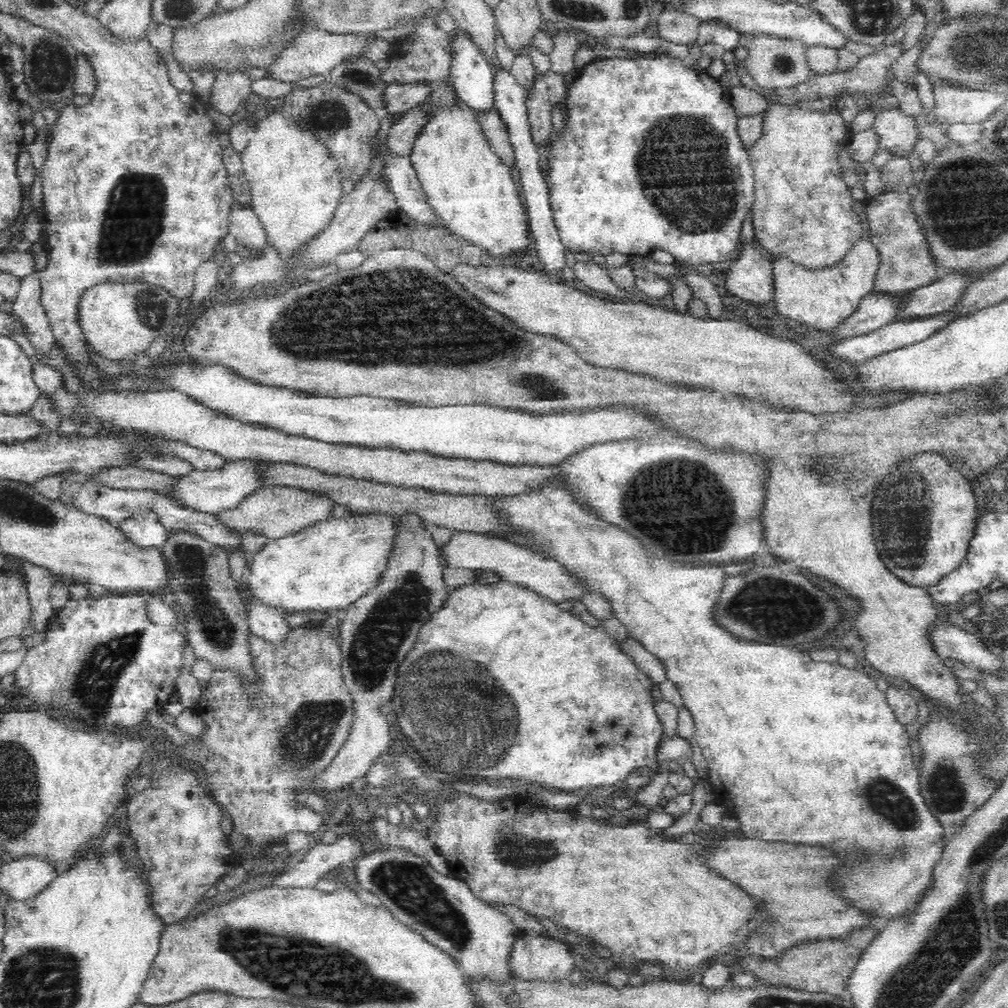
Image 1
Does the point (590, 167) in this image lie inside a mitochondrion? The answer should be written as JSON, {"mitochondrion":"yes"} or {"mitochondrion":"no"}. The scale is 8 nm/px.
{"mitochondrion":"no"}

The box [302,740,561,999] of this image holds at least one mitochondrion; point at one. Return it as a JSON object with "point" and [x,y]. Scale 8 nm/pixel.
{"point":[407,886]}

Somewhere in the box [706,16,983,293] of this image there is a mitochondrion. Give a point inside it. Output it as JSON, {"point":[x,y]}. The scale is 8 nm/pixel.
{"point":[783,64]}

